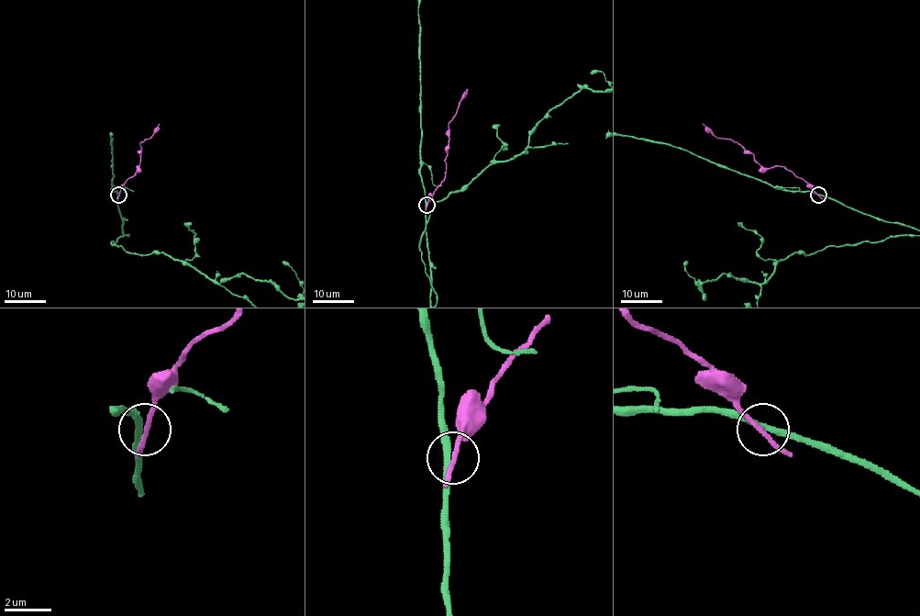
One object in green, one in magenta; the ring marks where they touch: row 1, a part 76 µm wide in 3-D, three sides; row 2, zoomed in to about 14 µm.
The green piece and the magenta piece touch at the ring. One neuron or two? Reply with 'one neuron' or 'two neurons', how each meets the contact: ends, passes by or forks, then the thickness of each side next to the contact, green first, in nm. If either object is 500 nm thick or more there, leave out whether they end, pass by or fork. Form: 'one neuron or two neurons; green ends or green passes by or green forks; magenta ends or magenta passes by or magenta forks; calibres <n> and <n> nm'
two neurons; green passes by; magenta passes by; calibres 280 and 190 nm

